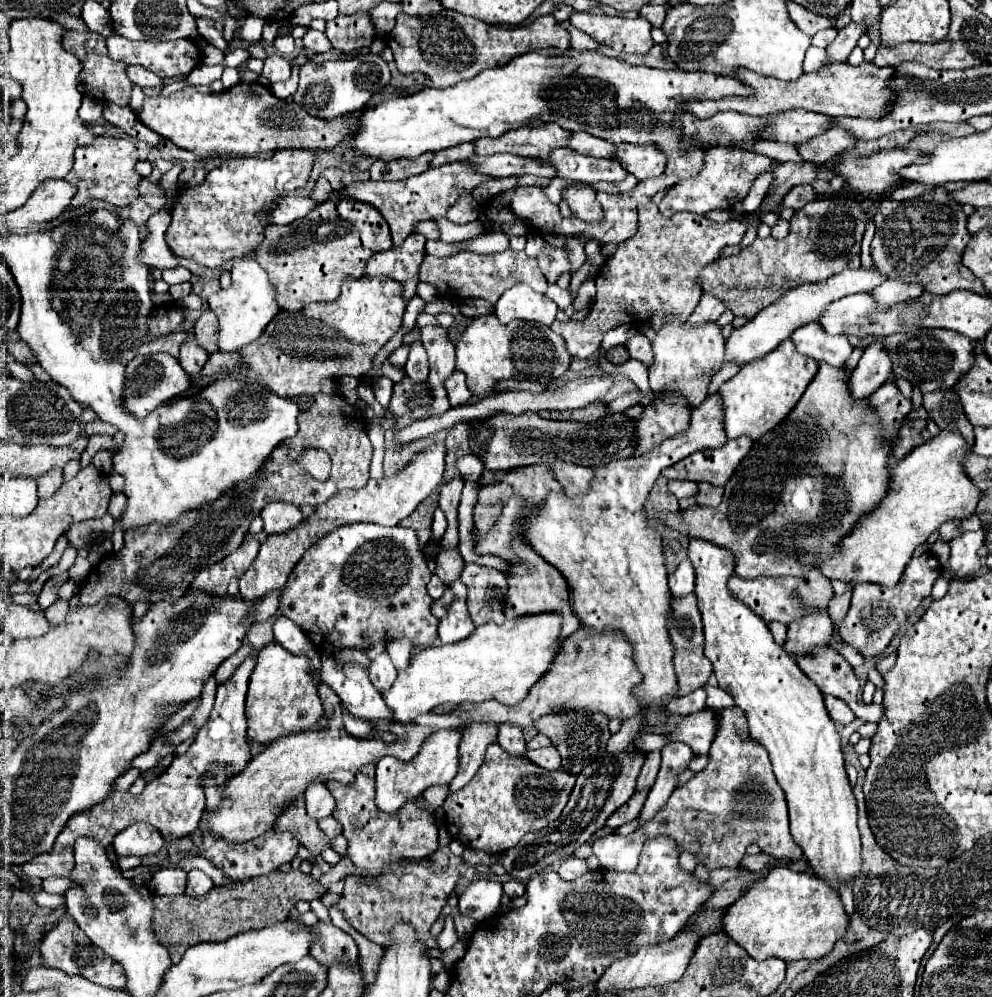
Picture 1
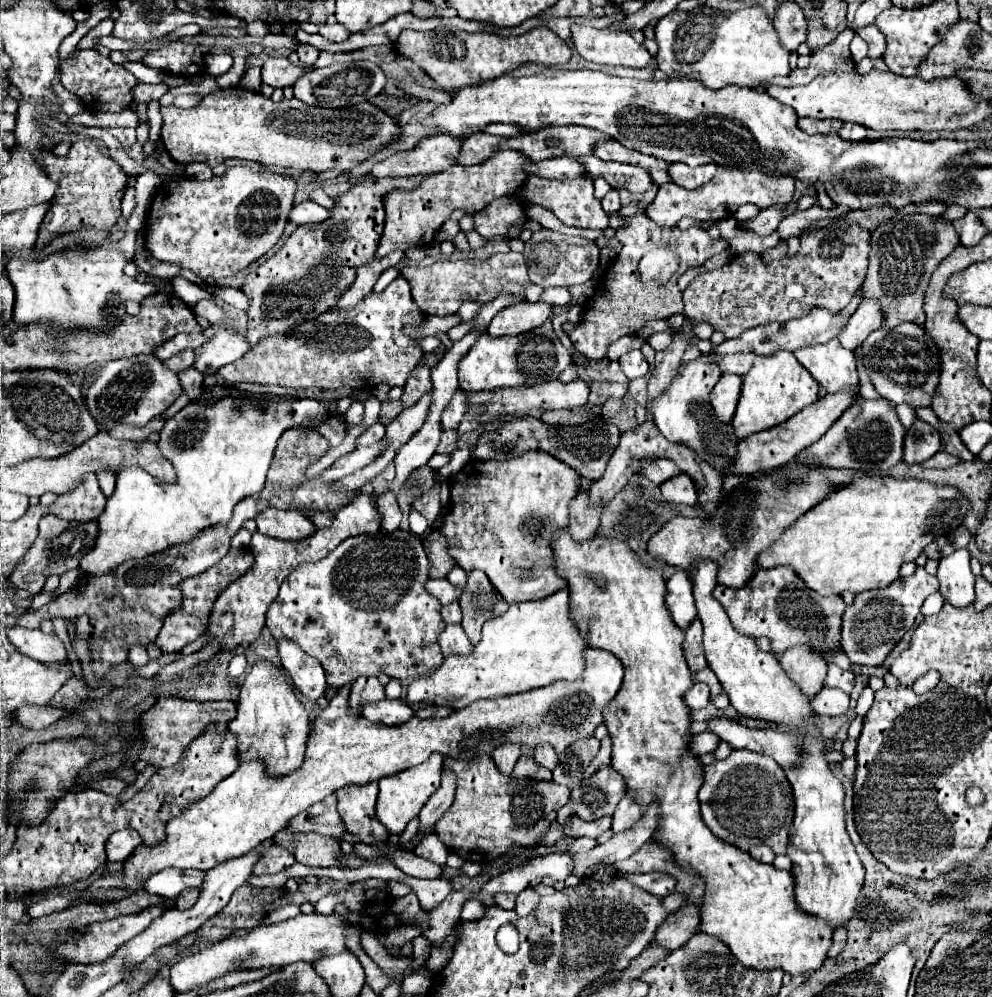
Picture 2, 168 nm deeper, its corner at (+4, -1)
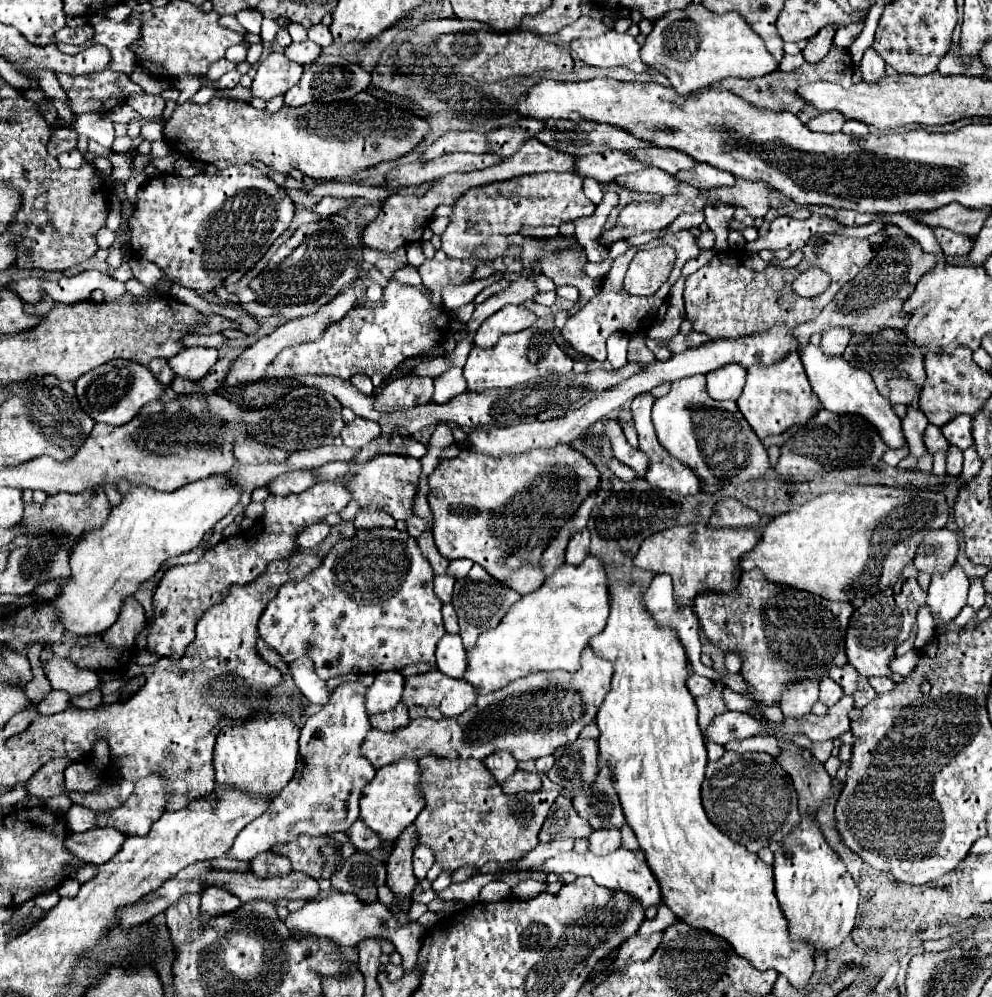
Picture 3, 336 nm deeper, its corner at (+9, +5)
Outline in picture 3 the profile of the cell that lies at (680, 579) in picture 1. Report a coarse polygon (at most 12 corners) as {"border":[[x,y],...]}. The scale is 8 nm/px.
{"border":[[667,575],[643,595],[651,617],[681,639],[689,661],[701,655],[699,621],[679,607]]}

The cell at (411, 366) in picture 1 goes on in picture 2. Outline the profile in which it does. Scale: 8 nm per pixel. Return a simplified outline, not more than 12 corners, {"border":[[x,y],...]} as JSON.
{"border":[[424,365],[410,373],[404,393],[406,407],[414,405],[432,387]]}

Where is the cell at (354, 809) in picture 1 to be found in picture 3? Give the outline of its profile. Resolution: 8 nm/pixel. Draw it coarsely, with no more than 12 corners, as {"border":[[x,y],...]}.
{"border":[[417,845],[413,853],[415,877],[425,879],[435,863],[427,845]]}

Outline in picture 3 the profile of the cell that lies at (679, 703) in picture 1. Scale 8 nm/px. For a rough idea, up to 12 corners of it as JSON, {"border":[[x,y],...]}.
{"border":[[701,675],[687,681],[689,693],[701,697],[713,691],[715,683]]}

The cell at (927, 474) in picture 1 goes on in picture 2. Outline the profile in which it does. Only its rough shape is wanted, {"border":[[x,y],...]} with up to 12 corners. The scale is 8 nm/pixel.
{"border":[[852,479],[760,553],[820,595],[882,589],[962,525],[956,487]]}

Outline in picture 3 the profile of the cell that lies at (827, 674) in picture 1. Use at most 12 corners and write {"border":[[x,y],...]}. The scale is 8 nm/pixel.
{"border":[[851,665],[829,669],[829,677],[855,693],[859,673]]}

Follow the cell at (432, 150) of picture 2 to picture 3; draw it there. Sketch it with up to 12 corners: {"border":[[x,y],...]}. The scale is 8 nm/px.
{"border":[[447,131],[421,157],[457,151],[491,153],[477,131]]}

